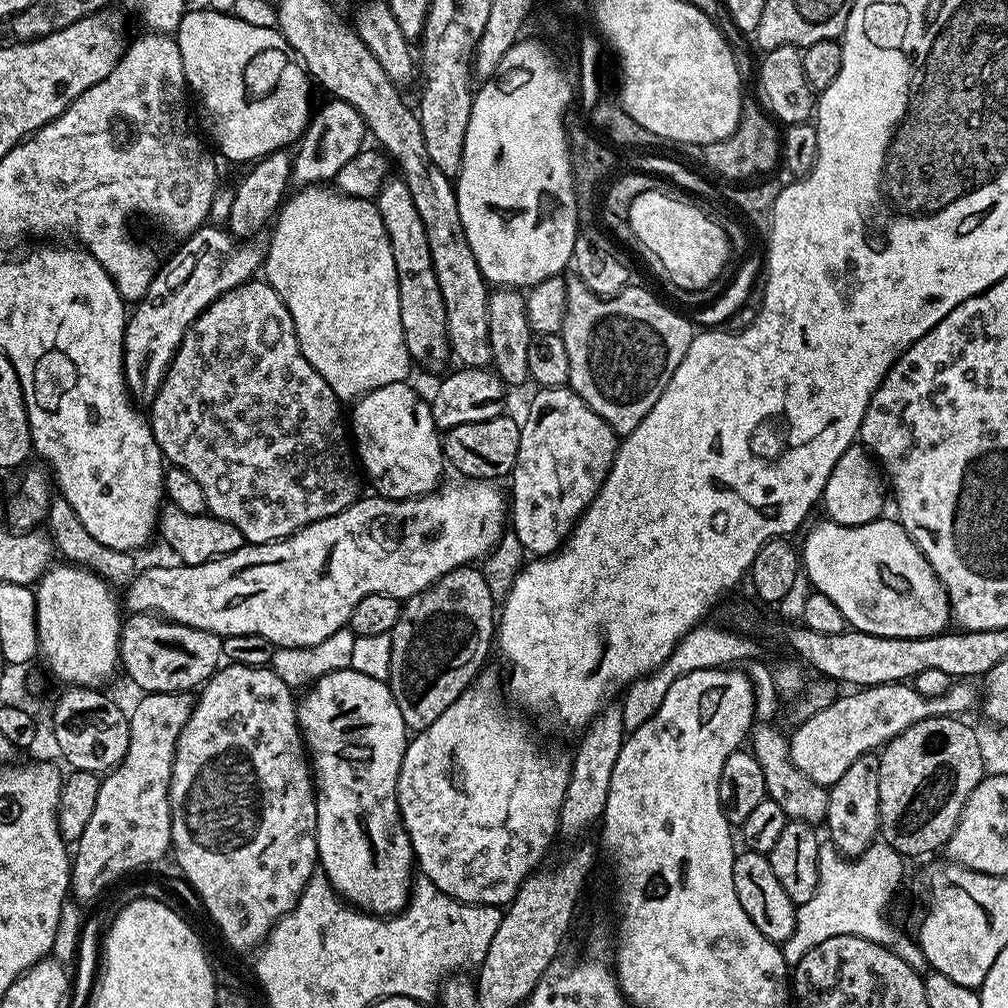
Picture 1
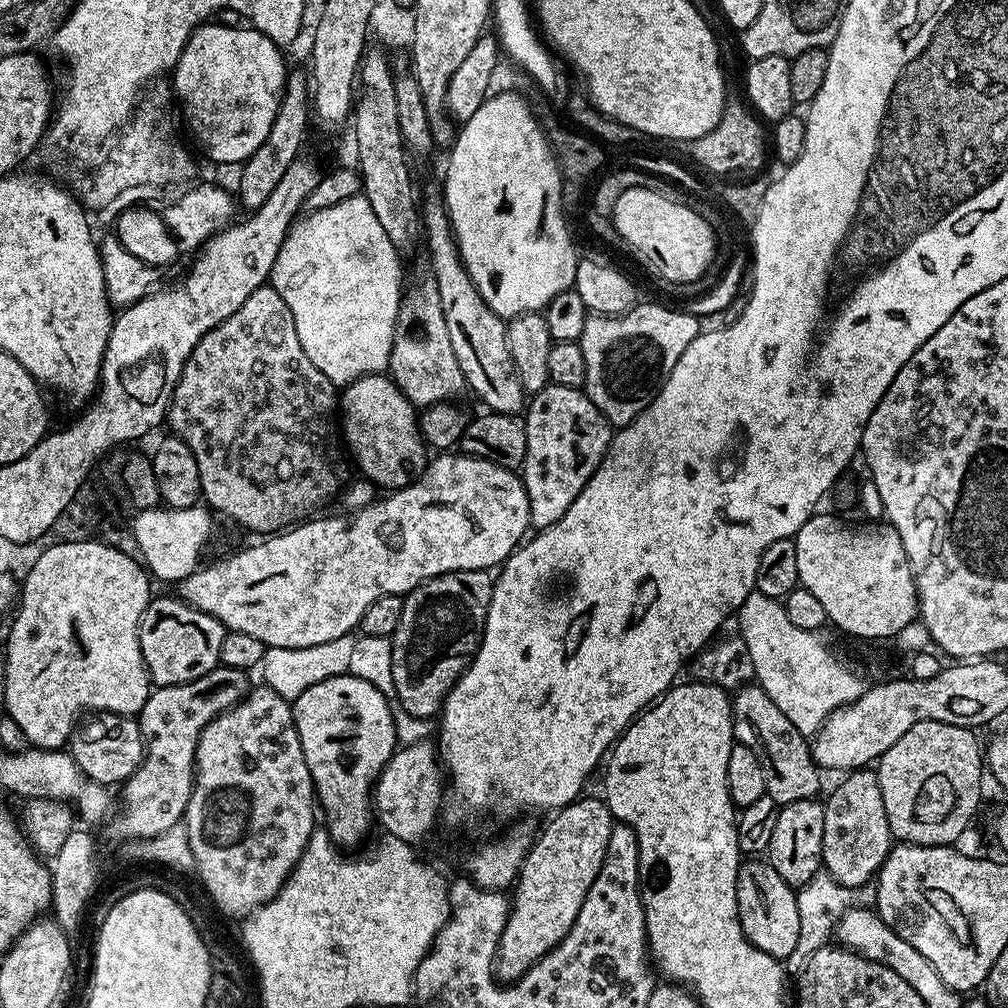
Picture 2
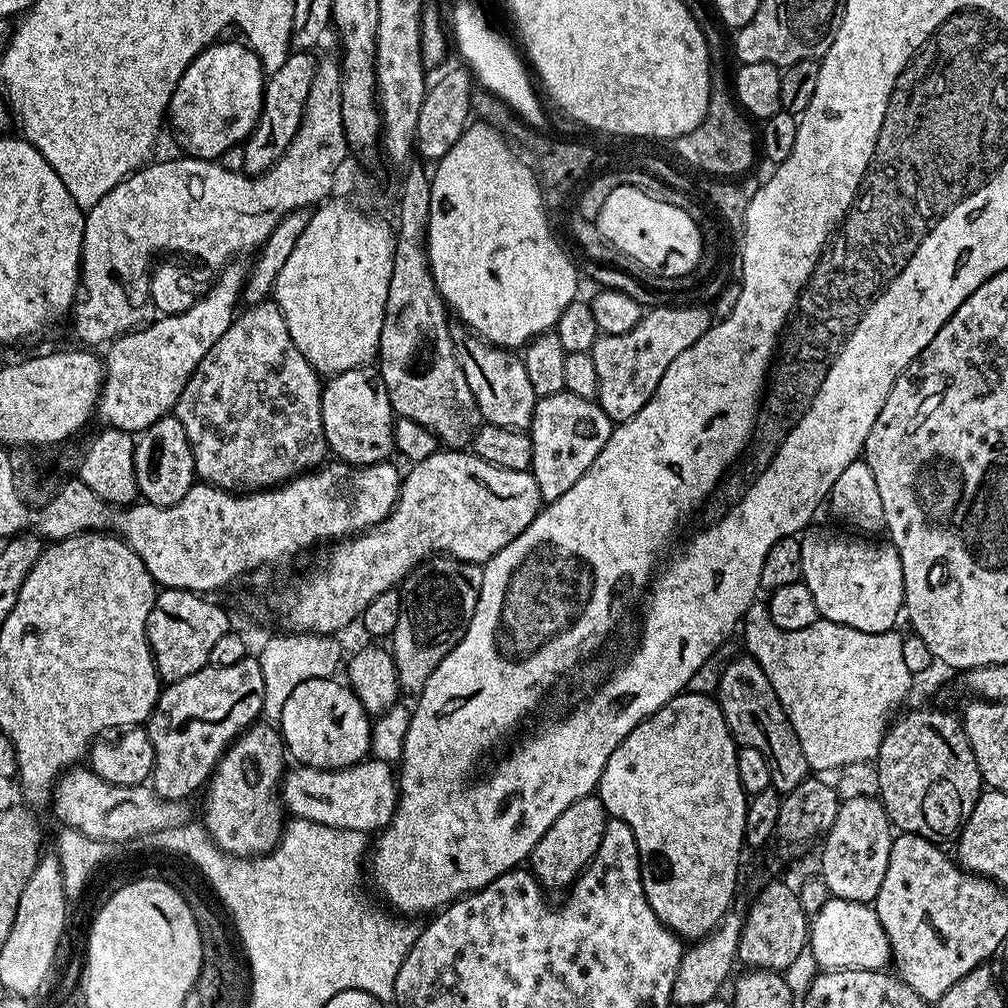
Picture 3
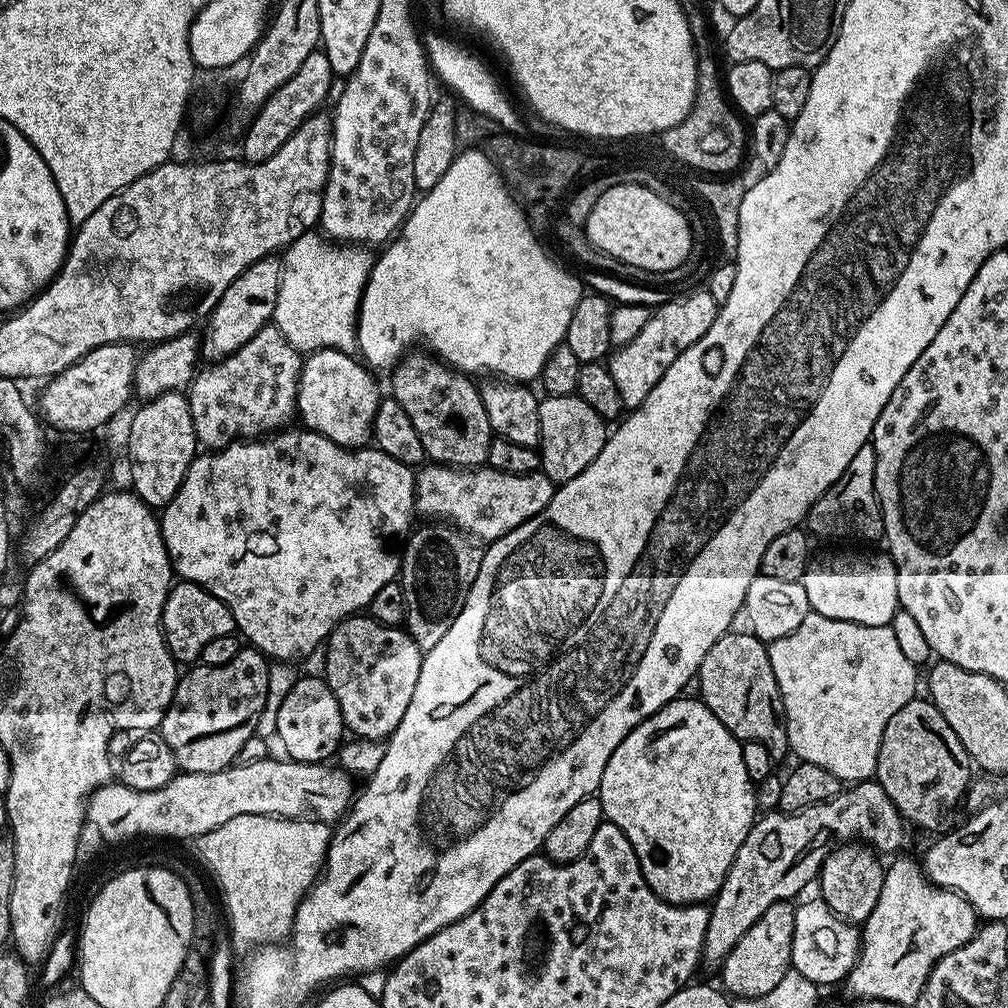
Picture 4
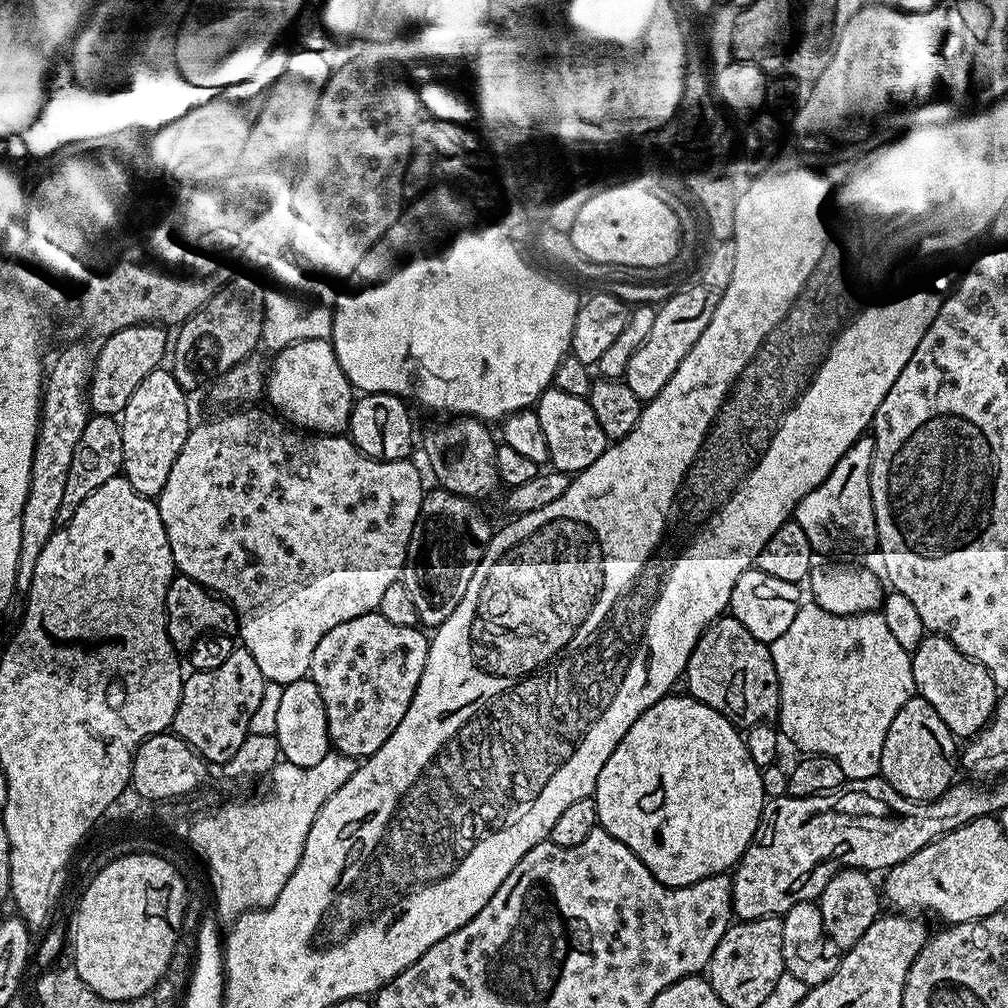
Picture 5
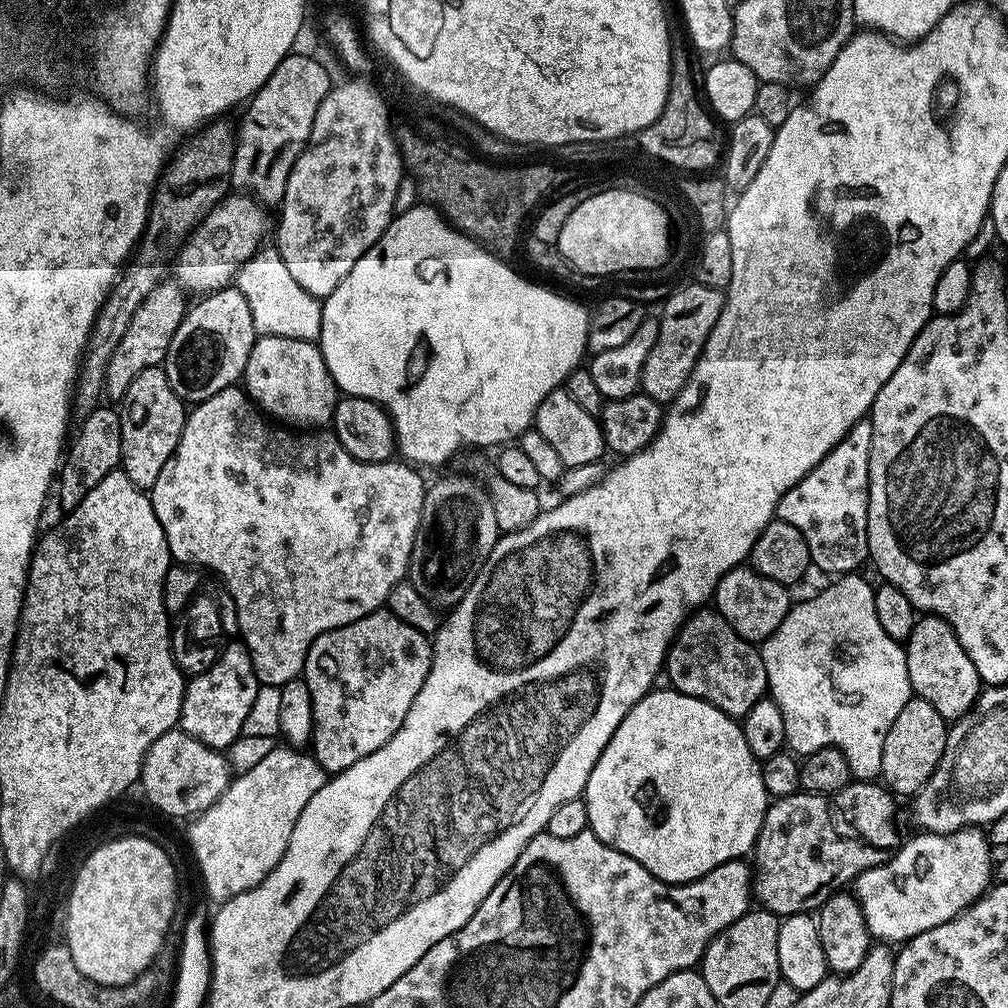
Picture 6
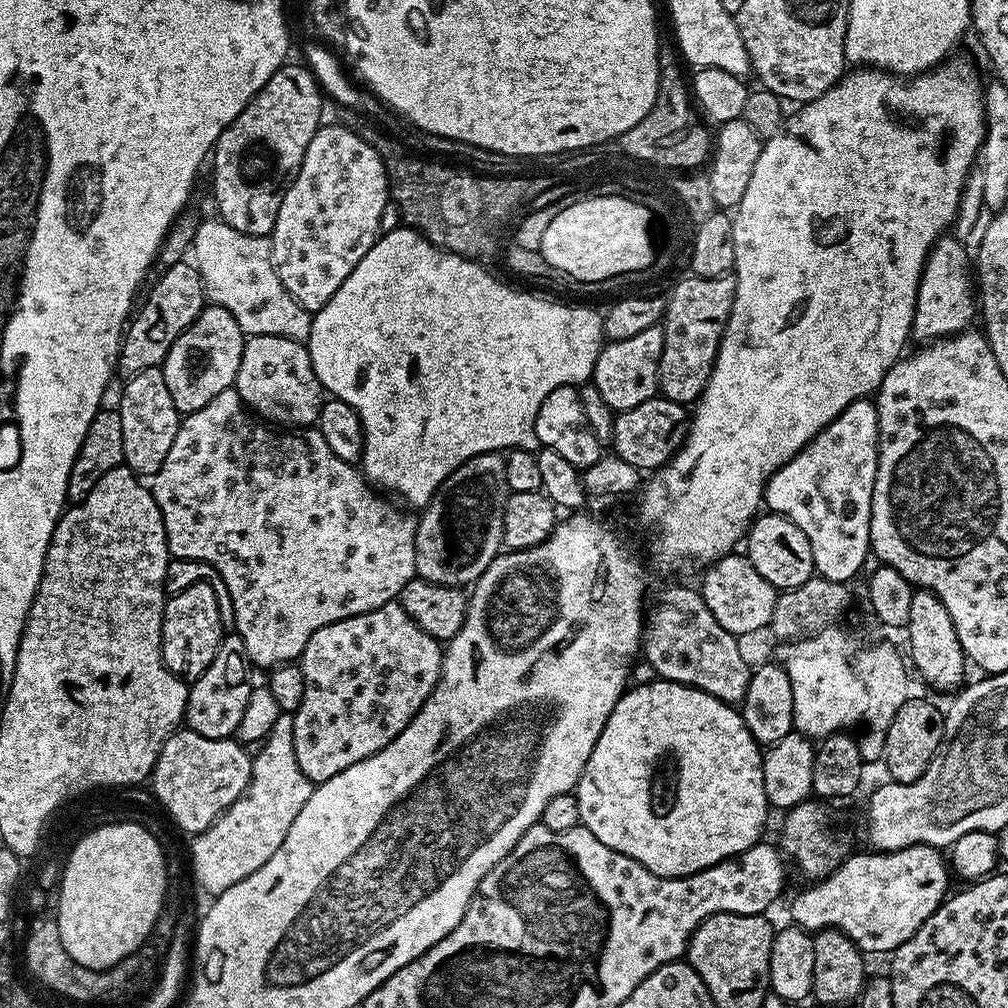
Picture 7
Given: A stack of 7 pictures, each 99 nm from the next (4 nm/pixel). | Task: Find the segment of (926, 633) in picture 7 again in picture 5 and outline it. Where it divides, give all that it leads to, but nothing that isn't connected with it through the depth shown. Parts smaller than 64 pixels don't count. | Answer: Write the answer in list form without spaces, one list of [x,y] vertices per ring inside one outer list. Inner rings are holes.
[[[935,634],[925,635],[911,657],[916,692],[938,710],[938,718],[946,722],[953,736],[971,738],[987,727],[996,708],[998,689],[994,678],[982,665],[959,652],[945,636]]]

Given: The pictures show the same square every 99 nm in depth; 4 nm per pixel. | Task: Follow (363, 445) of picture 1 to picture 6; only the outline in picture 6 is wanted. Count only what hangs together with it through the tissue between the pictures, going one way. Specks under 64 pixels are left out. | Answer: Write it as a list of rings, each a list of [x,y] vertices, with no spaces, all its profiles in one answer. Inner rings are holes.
[[[257,335],[244,367],[242,387],[261,413],[281,425],[296,430],[320,430],[332,423],[338,389],[322,358],[319,343]]]

